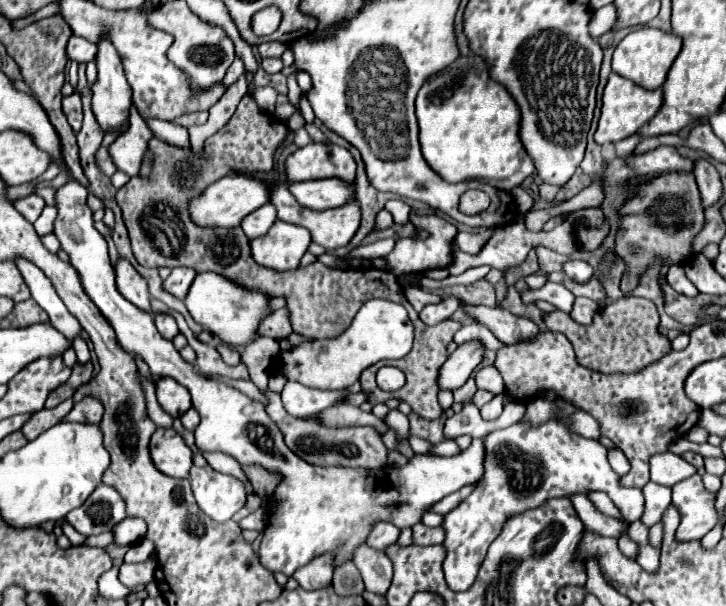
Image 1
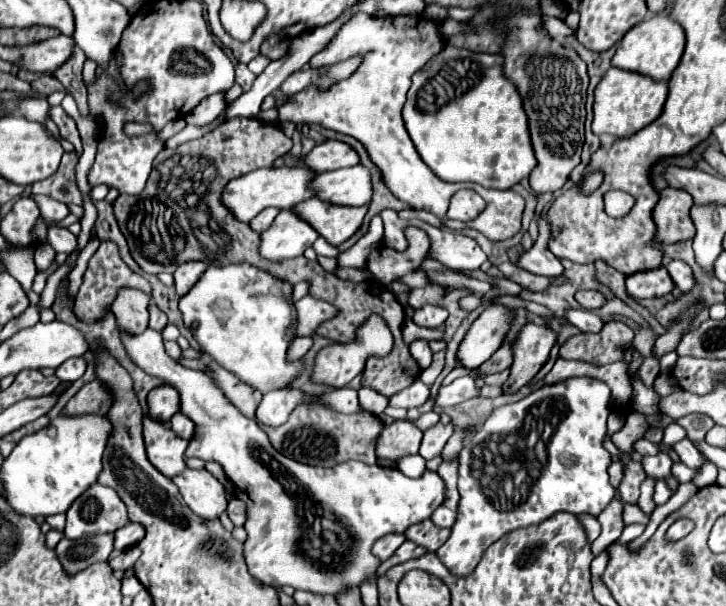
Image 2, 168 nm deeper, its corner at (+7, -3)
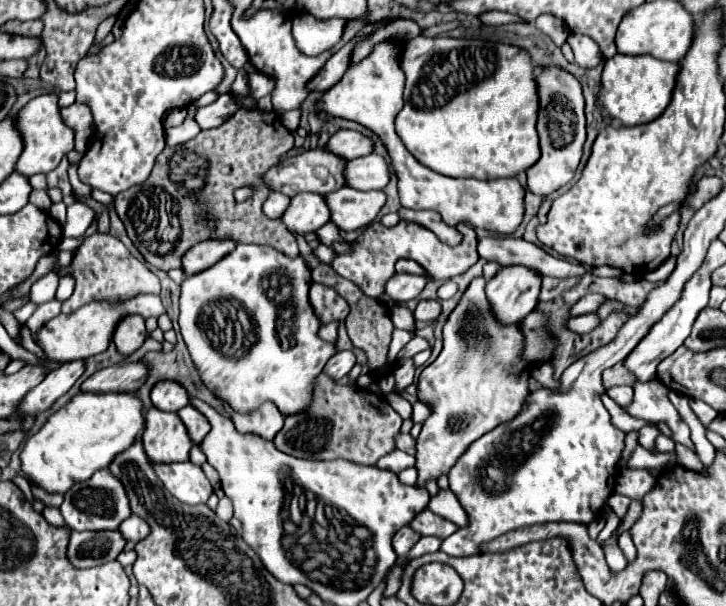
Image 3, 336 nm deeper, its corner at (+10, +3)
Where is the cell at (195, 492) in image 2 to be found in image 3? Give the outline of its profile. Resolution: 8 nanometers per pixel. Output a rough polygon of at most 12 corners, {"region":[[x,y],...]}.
{"region":[[190,461],[154,463],[164,489],[186,505],[212,495],[204,471]]}

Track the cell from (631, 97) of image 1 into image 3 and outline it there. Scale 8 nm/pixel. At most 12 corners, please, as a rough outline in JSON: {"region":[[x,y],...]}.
{"region":[[604,61],[598,105],[622,121],[658,119],[680,63]]}

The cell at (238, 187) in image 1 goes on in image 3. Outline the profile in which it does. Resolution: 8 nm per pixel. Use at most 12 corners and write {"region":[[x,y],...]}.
{"region":[[310,149],[266,173],[272,191],[326,195],[346,185],[348,161]]}

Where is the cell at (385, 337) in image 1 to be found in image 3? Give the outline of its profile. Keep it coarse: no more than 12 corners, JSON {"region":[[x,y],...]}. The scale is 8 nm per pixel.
{"region":[[338,351],[324,373],[340,381],[356,365],[352,351]]}

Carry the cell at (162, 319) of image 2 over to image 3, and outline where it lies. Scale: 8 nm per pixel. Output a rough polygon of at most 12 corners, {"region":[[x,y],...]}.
{"region":[[158,295],[96,301],[38,331],[52,361],[104,353],[128,315],[160,317]]}

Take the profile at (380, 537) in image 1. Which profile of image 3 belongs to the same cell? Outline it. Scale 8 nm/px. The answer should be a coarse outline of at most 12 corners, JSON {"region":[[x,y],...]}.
{"region":[[402,527],[392,539],[398,557],[408,551],[420,539],[410,527]]}

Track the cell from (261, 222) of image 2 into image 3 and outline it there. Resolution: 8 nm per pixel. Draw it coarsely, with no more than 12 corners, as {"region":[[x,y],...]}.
{"region":[[272,193],[264,203],[264,213],[278,219],[290,205],[290,197]]}

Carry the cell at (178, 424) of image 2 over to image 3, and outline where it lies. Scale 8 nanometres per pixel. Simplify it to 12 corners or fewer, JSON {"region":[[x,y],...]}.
{"region":[[192,405],[178,411],[192,441],[202,443],[210,423]]}

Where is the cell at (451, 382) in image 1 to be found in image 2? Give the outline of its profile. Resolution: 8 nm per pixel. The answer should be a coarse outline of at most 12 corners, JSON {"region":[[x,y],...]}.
{"region":[[489,305],[457,349],[457,363],[477,369],[501,345],[511,311]]}

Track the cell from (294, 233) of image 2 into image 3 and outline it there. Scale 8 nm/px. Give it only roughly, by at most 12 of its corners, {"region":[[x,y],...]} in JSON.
{"region":[[294,195],[282,221],[300,235],[330,221],[324,195]]}

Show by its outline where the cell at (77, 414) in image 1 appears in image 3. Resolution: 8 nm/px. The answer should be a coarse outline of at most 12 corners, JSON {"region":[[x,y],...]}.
{"region":[[146,361],[96,371],[88,393],[134,393],[146,381]]}

